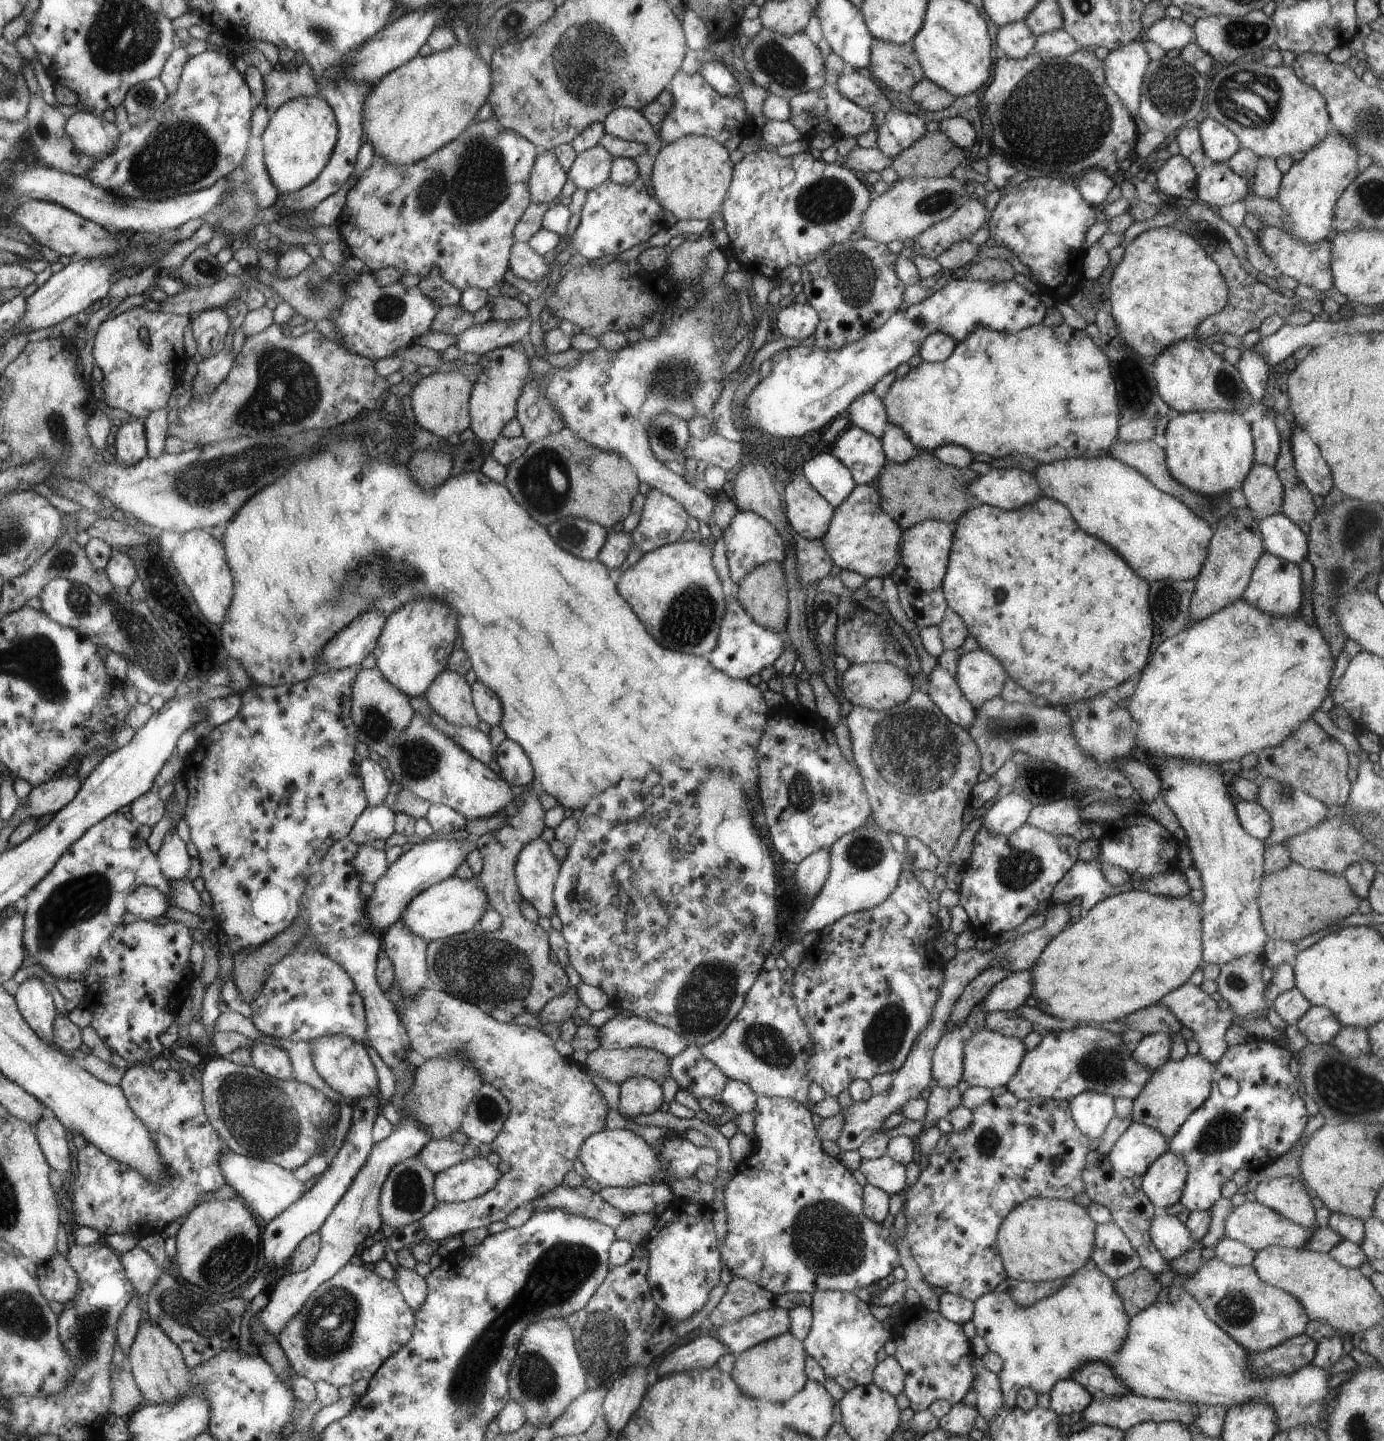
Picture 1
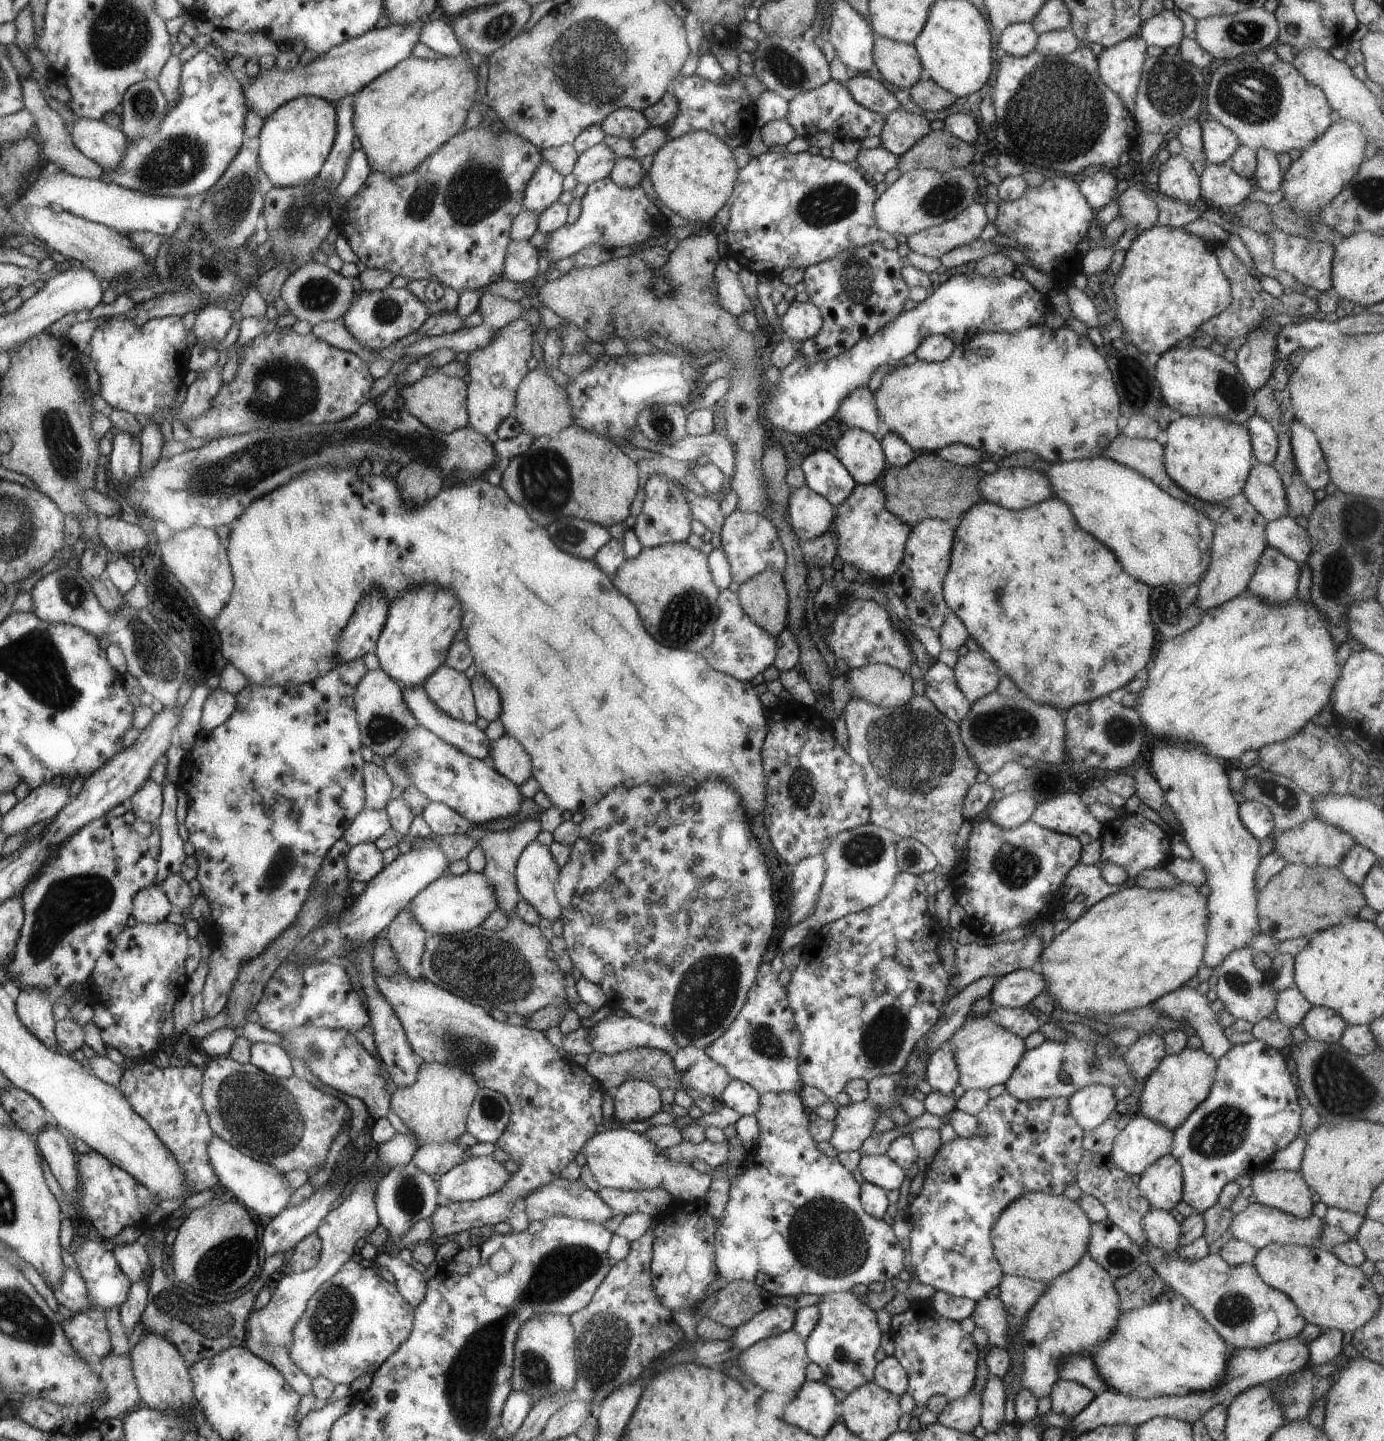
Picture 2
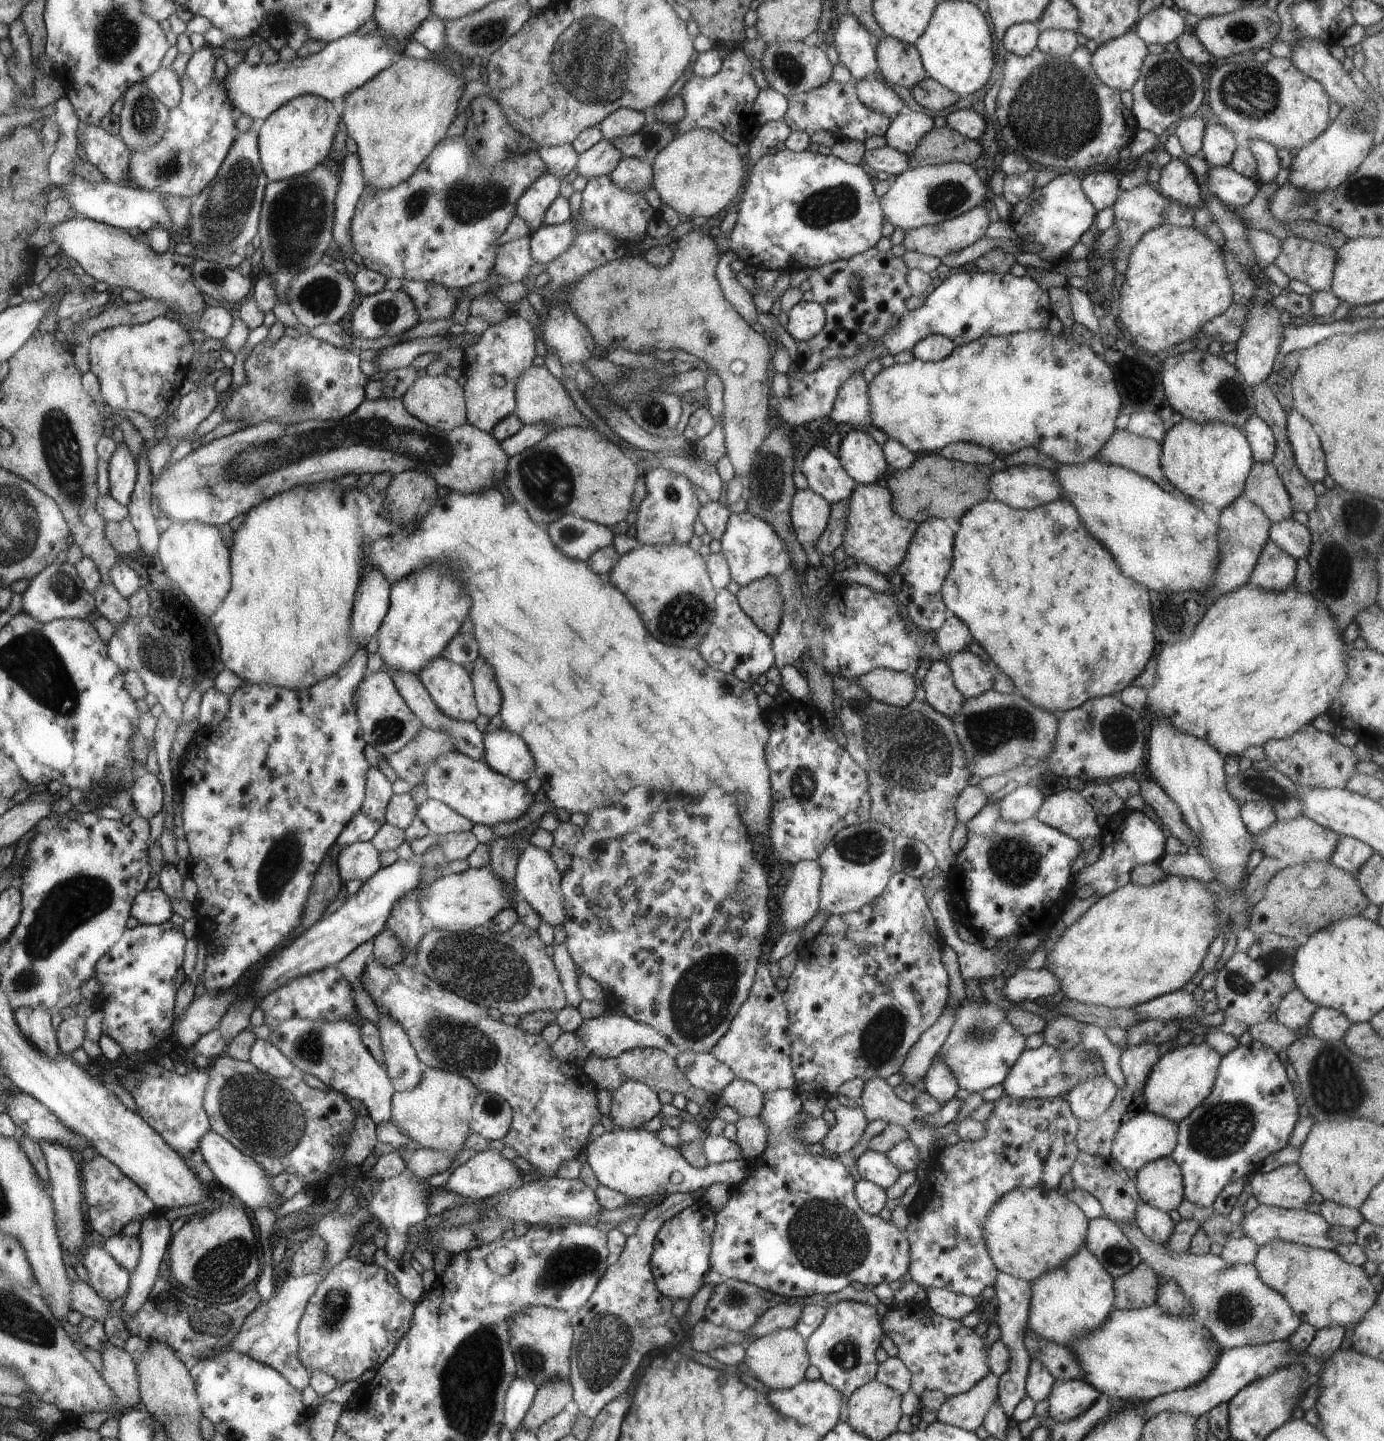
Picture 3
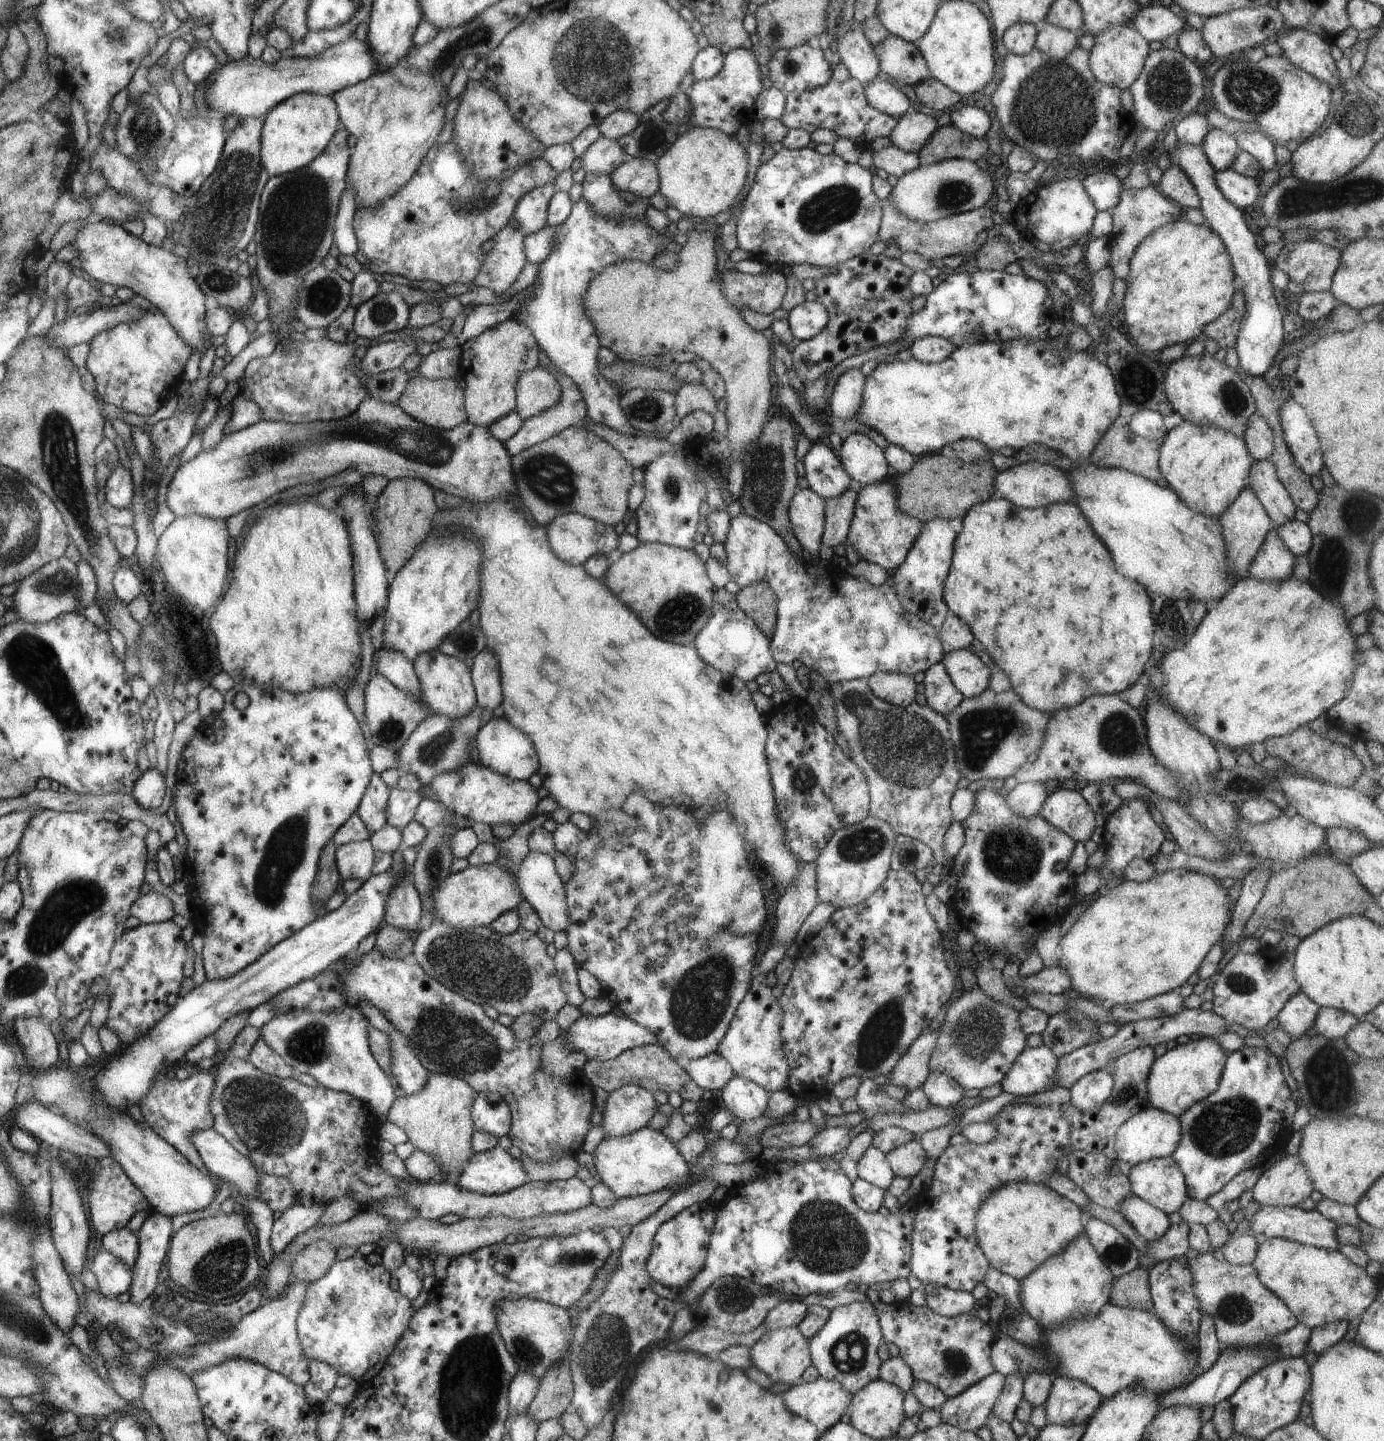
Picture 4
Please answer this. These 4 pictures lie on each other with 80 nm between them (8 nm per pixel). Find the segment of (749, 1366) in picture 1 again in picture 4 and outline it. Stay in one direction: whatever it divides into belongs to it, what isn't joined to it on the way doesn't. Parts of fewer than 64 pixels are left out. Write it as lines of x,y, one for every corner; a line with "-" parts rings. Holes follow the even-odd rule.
780,1327
770,1330
752,1346
751,1364
762,1372
765,1372
773,1382
786,1384
800,1383
799,1376
812,1365
809,1353
809,1339
807,1339
798,1327

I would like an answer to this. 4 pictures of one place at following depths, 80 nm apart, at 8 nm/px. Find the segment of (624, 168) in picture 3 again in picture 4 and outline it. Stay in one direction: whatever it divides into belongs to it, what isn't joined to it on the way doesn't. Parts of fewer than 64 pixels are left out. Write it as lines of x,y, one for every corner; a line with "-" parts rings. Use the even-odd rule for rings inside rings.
631,157
610,176
618,190
626,190
632,197
650,200
659,191
659,174
653,161

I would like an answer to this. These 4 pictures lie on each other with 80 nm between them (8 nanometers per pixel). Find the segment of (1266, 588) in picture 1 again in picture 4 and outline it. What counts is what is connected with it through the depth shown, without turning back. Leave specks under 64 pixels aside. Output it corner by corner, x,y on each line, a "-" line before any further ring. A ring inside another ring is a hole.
1273,527
1252,559
1247,574
1261,581
1283,581
1293,575
1295,559

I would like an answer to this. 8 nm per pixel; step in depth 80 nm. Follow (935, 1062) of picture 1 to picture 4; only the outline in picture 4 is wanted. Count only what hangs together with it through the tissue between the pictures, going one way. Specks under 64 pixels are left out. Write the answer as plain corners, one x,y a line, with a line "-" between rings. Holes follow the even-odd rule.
930,1073
921,1086
928,1100
937,1107
956,1107
964,1097
964,1088
947,1074

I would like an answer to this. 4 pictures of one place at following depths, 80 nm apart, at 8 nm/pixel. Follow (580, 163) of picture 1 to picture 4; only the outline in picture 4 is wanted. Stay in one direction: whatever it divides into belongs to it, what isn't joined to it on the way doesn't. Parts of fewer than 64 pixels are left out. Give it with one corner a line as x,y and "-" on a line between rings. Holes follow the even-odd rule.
600,135
580,157
582,168
587,173
611,175
621,164
631,159
617,139

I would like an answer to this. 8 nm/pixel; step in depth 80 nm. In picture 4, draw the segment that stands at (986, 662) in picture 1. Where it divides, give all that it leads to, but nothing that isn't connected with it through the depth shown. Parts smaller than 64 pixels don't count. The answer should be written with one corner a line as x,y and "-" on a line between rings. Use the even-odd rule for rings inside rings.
970,649
945,653
941,663
945,666
952,684
964,698
978,696
989,687
991,672

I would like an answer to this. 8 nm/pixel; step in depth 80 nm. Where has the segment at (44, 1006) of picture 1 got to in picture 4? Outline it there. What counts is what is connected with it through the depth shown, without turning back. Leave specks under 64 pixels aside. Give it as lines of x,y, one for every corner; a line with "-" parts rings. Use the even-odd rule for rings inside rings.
24,1017
13,1022
17,1044
38,1069
51,1069
58,1062
58,1042
50,1032
50,1022
42,1017

